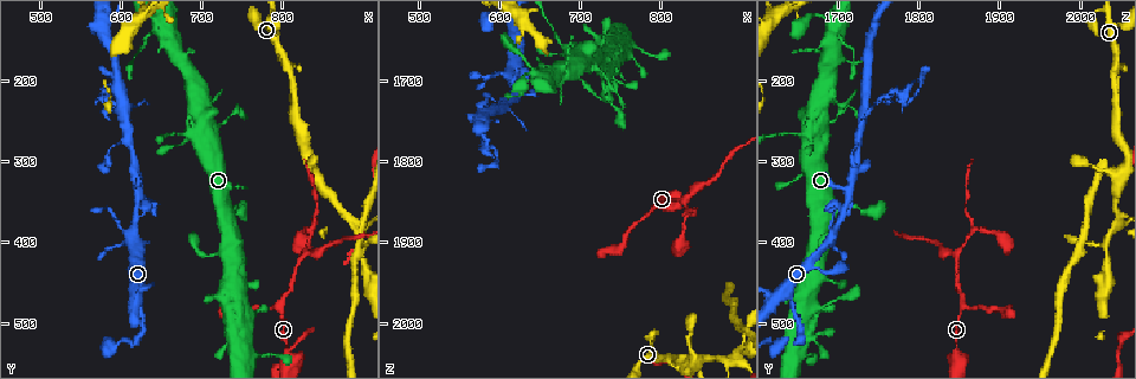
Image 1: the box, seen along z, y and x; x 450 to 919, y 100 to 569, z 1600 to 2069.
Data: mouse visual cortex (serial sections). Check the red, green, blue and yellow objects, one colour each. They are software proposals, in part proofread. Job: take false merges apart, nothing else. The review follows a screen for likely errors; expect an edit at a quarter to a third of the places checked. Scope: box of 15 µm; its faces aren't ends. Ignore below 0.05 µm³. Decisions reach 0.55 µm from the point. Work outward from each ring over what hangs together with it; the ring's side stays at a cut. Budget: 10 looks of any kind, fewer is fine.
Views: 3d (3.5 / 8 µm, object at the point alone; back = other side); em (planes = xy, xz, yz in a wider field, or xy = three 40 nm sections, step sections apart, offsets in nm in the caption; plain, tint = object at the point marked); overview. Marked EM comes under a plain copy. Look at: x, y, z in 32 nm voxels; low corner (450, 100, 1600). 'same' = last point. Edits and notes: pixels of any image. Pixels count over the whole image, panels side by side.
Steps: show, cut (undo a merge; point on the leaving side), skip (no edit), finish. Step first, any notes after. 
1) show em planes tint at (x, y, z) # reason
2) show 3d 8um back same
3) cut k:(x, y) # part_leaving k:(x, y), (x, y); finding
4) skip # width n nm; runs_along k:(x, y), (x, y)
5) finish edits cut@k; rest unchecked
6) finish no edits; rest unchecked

show 3d 8um back at (620, 370, 1705) # abrupt turn

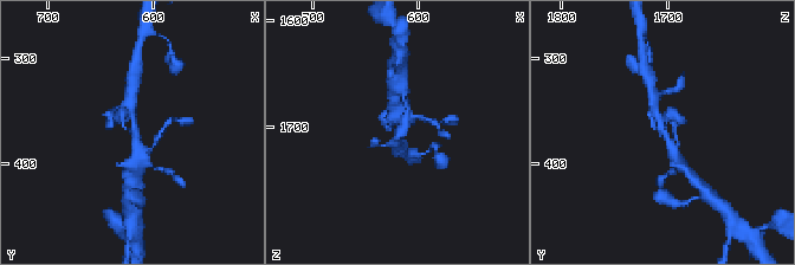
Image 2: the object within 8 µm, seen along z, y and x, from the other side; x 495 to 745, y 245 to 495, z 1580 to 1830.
show 3d 3.5um at (618, 370, 1702) # zoom in

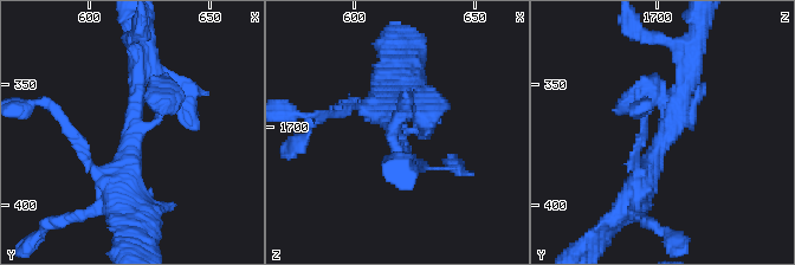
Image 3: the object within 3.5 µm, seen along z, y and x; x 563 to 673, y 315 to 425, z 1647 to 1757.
show em planes tint at (616, 370, 1703) # arms 3; arm_widths 200, 250, 350 nm; now the EM

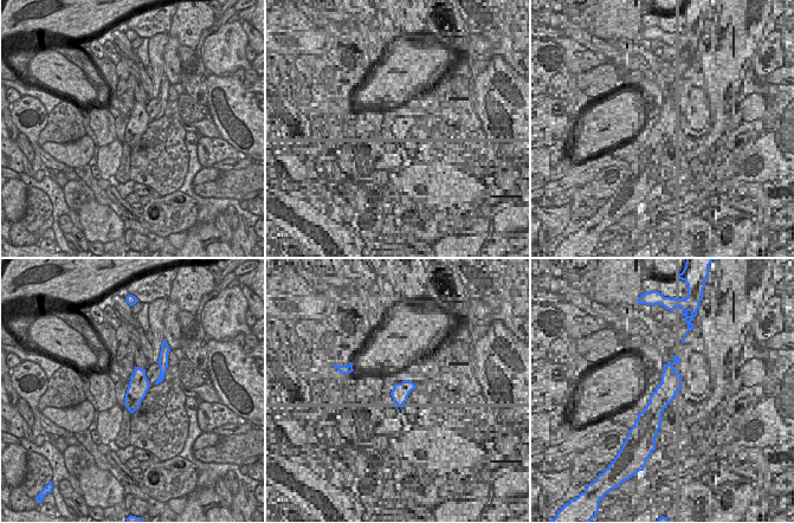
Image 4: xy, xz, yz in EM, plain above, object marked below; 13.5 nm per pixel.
skip # width 280 nm; runs_along 3:(628, 206), (671, 127), (689, 62); one cell here

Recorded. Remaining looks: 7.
show 3d 3.5um back at (610, 275, 1725) # sharp bend

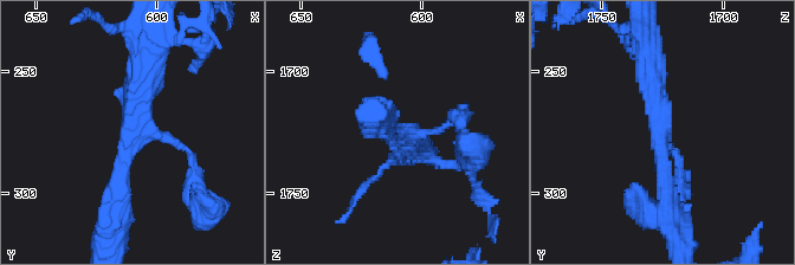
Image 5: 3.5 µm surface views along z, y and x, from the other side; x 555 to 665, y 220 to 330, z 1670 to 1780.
show em xy step 1 tint at (609, 275, 1726) # arms 3; arm_widths 100, 250, 350 nm

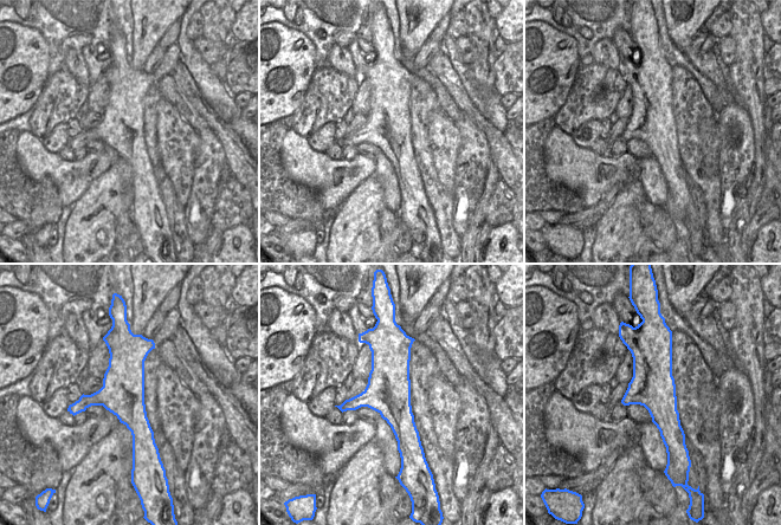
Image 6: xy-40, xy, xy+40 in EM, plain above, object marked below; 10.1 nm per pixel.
show em planes tint same

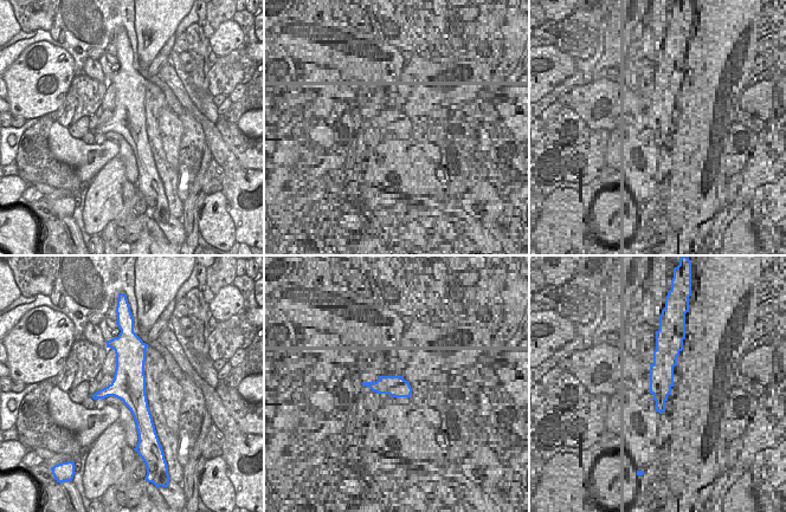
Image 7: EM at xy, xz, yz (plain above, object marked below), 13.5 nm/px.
skip # runs_along 5:(118, 204), (143, 55); all the same cell

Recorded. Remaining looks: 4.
show 3d 8um at (575, 225, 1745) # narrows sharply

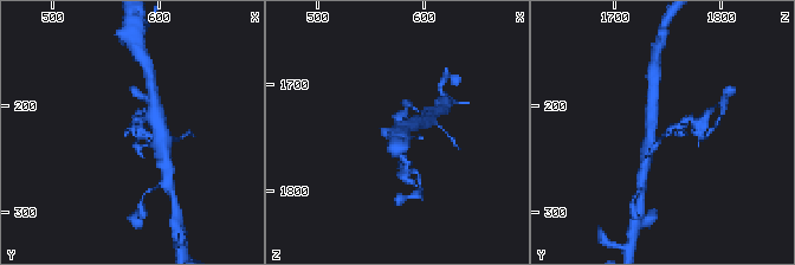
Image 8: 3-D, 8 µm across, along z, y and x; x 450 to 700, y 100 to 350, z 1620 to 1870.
show em xy step 5 tint at (580, 228, 1746)

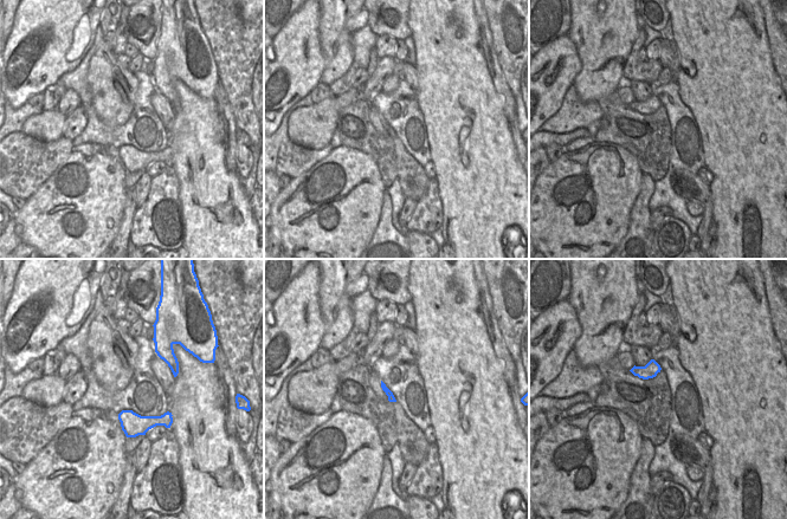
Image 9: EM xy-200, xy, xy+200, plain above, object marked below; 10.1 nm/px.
cut 8:(136, 131) # part_leaving 8:(148, 144), (139, 147), (134, 120); a second cell is stuck on

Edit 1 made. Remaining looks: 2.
show 3d 3.5um at (575, 140, 1740) # abrupt turn

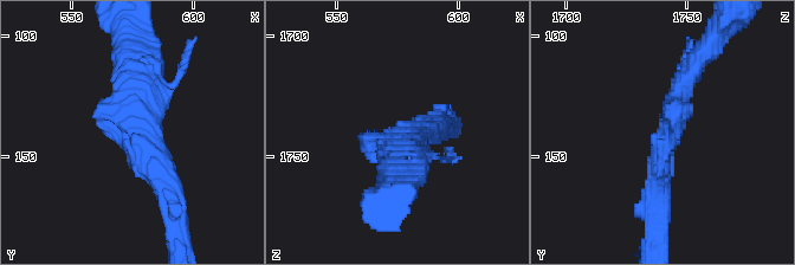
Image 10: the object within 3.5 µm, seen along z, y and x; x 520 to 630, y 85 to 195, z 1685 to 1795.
show em xy step 3 tint at (579, 139, 1744) # need the tissue

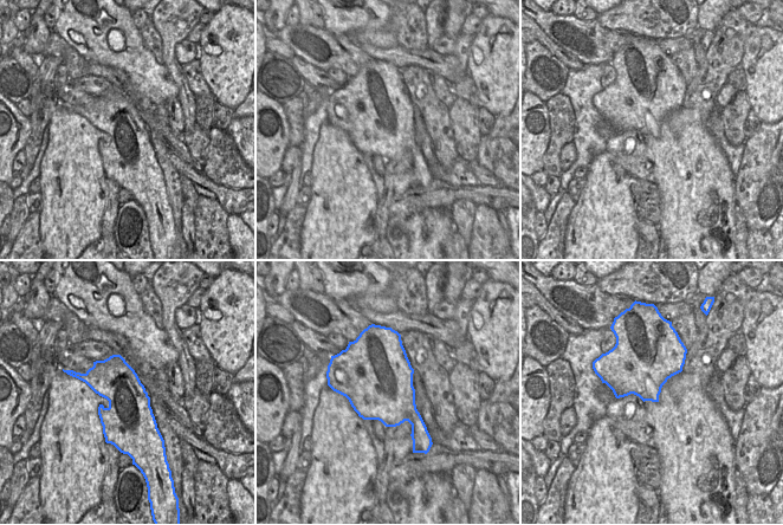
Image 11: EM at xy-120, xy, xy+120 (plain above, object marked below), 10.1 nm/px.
skip # runs_along 10:(169, 196), (143, 146), (125, 59); all the same cell

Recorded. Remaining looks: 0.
finish edits cut@8; rest unchecked

